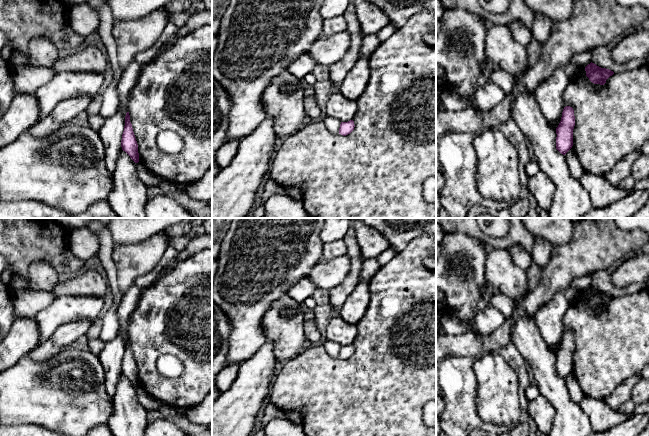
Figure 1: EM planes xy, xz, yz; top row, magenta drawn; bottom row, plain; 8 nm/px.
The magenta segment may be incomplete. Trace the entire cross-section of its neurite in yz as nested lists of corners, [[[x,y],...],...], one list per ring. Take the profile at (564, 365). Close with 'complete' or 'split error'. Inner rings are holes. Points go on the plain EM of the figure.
[[[570,330],[563,333],[561,345],[556,352],[556,373],[565,379],[573,370],[573,353],[575,350],[574,334]]]; complete

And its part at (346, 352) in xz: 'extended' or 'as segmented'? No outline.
as segmented

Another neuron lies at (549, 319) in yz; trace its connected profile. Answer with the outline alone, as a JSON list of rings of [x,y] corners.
[[[559,291],[545,306],[538,309],[534,315],[534,321],[544,341],[555,353],[561,345],[564,333],[563,318],[568,307],[565,291]]]

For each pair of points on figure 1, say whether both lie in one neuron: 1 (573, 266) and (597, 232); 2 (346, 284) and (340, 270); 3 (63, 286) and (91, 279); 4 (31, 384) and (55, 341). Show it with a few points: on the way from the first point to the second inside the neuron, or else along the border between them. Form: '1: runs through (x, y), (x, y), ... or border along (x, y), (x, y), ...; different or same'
1: runs through (580, 258), (596, 240); same
2: border along (348, 255), (350, 261), (348, 274), (329, 290); different
3: runs through (70, 286), (84, 284); same
4: border along (65, 348), (43, 361), (35, 361), (27, 355); different

